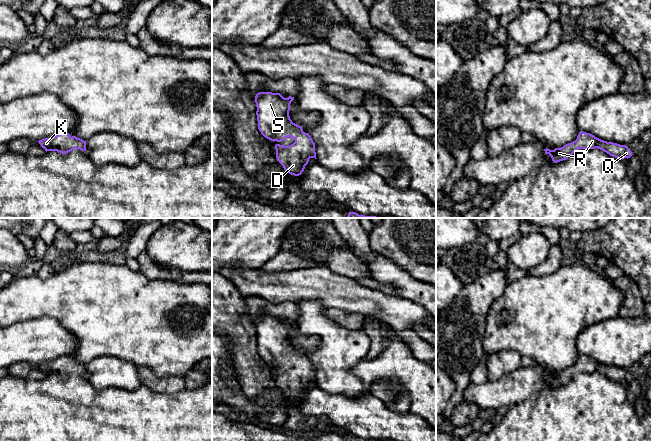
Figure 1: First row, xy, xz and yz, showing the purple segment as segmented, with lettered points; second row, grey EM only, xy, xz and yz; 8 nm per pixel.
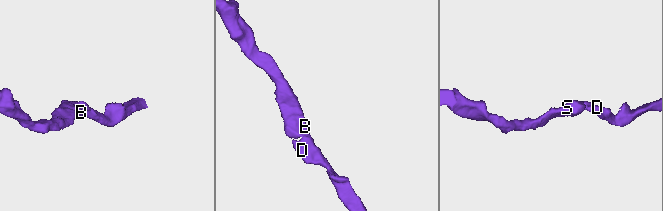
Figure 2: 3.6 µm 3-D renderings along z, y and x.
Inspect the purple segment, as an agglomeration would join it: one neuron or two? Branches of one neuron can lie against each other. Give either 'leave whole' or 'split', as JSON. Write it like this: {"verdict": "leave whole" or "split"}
{"verdict": "leave whole"}

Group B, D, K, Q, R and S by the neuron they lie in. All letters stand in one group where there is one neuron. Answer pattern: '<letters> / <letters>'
B D K Q R S

